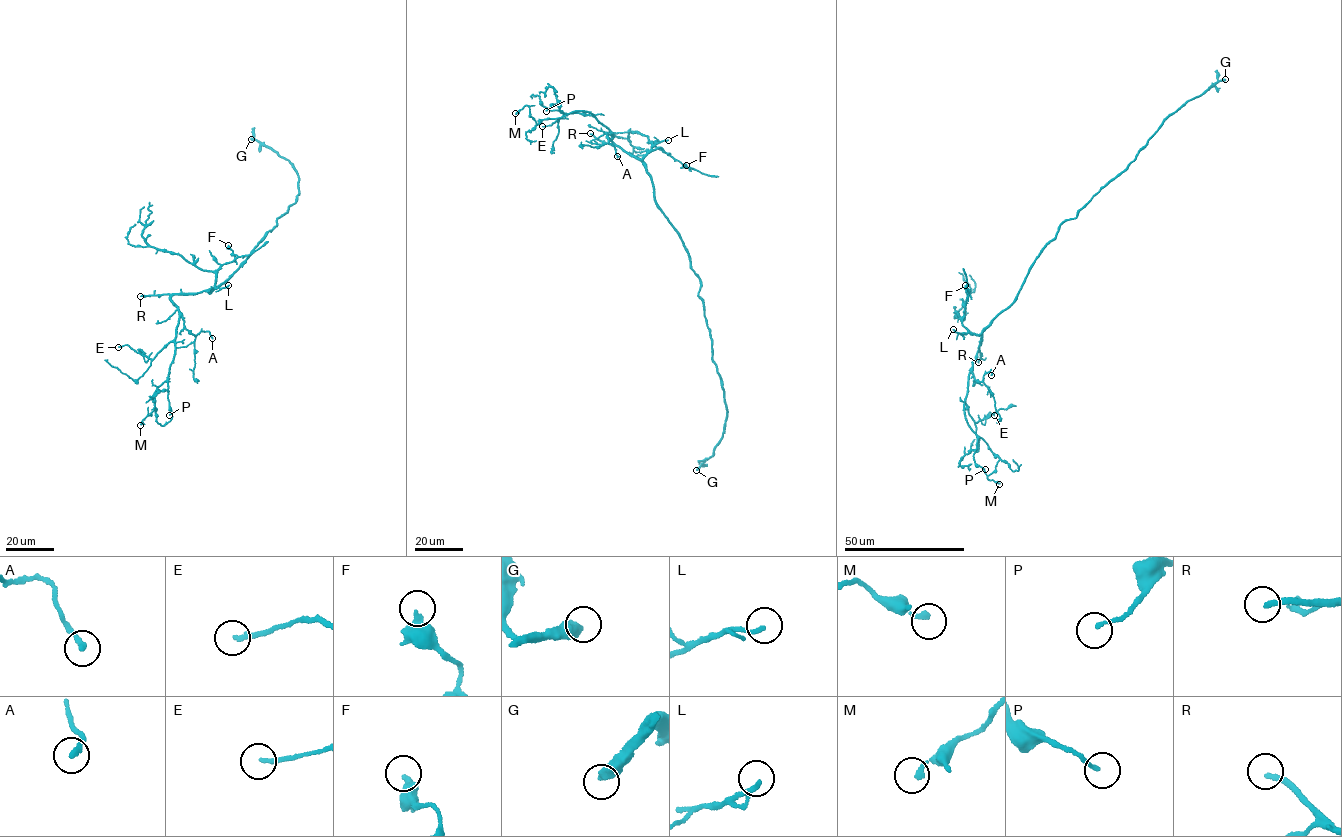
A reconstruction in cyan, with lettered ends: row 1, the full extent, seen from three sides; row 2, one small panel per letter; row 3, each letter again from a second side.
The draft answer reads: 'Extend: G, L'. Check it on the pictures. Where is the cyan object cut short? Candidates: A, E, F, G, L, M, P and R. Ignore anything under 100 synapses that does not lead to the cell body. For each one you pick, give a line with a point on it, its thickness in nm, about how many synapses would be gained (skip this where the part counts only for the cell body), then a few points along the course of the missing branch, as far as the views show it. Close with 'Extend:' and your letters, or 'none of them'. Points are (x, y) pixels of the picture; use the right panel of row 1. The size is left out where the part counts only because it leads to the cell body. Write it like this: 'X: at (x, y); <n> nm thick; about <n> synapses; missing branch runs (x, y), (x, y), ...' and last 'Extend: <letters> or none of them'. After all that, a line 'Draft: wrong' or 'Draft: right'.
G: at (1225, 79); 440 nm thick; about 250 synapses
R: at (978, 362); 220 nm thick; missing branch runs (978, 362), (980, 369), (997, 381), (1018, 387), (1024, 399), (1025, 385)
Extend: G, R
Draft: wrong

